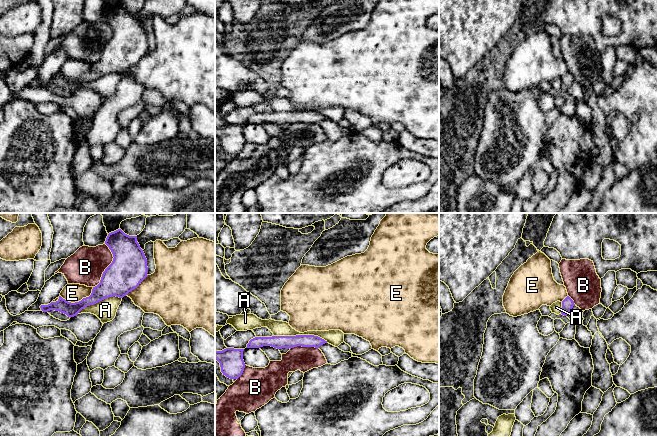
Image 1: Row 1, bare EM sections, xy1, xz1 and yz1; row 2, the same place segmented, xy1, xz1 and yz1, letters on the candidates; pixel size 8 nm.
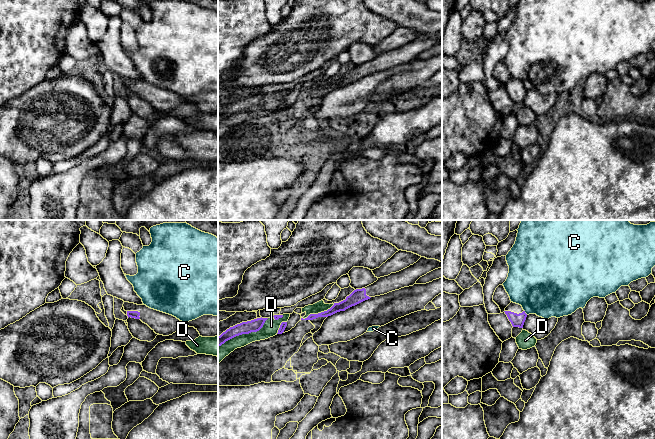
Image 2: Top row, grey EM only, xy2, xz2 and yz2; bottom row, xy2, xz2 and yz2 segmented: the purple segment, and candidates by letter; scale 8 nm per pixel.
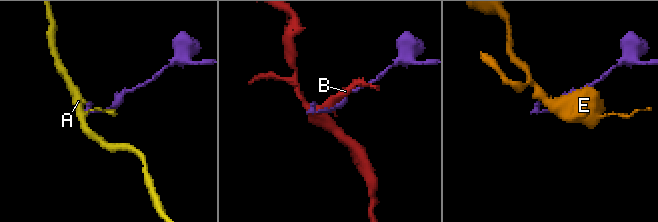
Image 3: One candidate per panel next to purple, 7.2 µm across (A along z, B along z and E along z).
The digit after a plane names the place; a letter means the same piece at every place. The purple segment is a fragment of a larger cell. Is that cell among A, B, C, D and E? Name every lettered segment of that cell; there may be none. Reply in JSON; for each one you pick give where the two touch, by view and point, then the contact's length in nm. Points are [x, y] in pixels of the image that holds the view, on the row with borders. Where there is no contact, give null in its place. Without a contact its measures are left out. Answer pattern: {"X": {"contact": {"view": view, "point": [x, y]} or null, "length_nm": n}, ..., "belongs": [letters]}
{"belongs": []}

